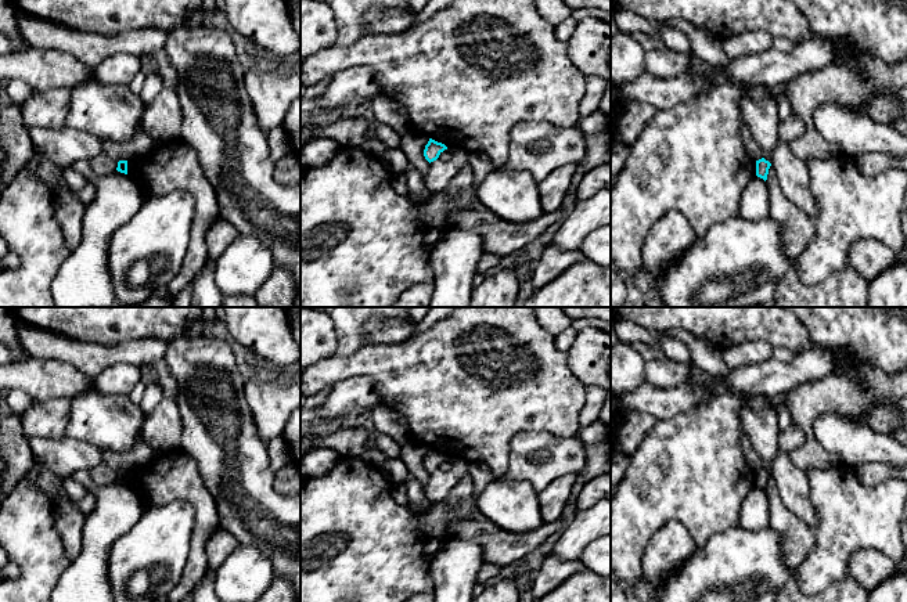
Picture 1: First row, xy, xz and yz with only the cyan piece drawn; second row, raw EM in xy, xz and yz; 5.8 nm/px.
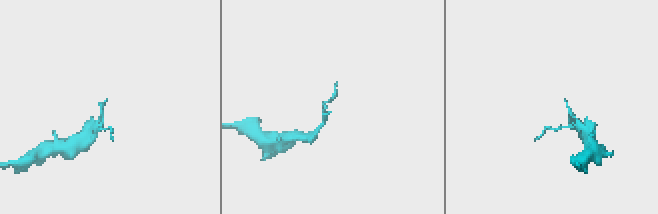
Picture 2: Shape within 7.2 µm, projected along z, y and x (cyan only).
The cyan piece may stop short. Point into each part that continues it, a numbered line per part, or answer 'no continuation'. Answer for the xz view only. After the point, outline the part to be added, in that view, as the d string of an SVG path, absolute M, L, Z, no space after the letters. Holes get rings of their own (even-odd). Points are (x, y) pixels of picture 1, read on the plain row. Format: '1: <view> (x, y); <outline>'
no continuation

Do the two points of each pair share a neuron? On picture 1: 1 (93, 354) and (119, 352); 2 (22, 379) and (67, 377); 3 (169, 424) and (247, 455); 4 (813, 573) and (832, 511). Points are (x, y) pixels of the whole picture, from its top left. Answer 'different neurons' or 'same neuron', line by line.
1: same neuron
2: same neuron
3: different neurons
4: same neuron

